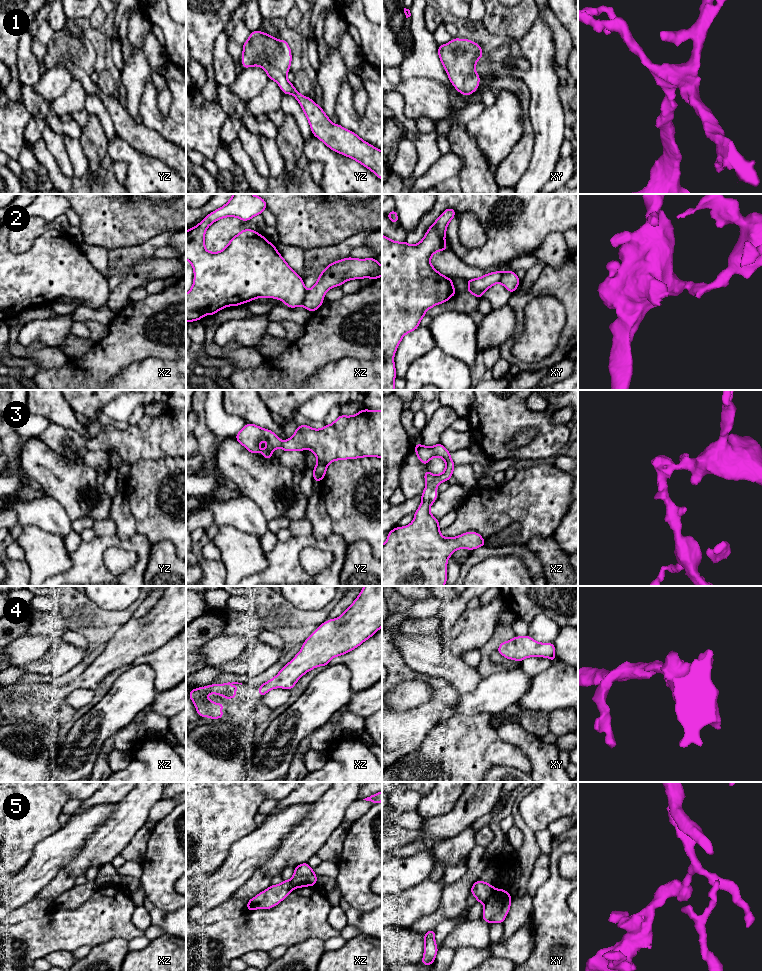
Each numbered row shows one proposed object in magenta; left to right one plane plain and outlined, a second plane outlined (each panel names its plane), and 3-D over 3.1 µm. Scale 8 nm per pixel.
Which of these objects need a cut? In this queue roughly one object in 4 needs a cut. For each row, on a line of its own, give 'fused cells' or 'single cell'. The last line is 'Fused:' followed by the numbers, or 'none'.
1: single cell
2: fused cells
3: single cell
4: single cell
5: fused cells
Fused: 2, 5

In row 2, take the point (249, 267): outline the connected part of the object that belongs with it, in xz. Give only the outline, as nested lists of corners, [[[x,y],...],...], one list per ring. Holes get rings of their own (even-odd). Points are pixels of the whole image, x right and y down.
[[[233,194],[223,207],[186,231],[186,260],[194,270],[194,282],[186,294],[187,322],[259,297],[279,299],[289,308],[302,306],[306,294],[303,279],[256,231],[242,230],[220,252],[205,249],[205,231],[212,223],[224,217],[248,221],[266,208],[259,196]]]

